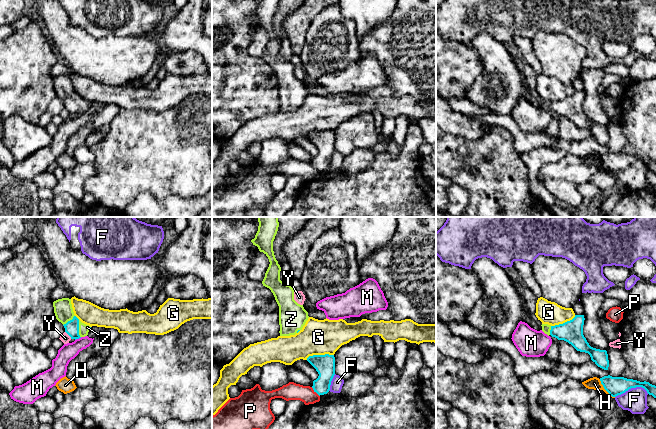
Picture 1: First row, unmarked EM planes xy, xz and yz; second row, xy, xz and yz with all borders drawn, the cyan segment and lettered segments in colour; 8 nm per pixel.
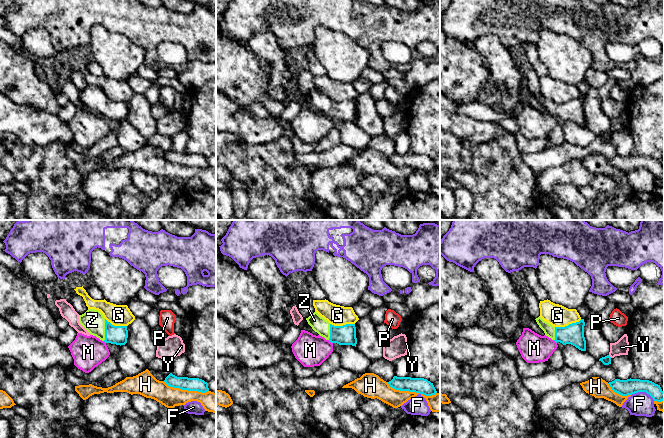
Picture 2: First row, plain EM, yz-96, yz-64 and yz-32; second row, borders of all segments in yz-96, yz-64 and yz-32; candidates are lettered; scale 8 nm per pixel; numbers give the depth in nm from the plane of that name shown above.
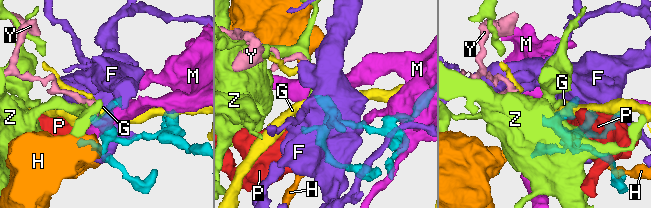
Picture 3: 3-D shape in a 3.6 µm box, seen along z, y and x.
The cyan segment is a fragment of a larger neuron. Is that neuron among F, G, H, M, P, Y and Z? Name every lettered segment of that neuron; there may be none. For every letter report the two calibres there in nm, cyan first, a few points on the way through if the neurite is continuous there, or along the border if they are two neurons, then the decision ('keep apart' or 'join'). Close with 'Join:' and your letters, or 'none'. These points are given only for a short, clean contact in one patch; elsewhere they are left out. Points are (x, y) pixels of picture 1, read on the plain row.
F: 150 nm thick on the cyan side, 190 nm on the other; keep apart
G: 160 nm thick on the cyan side, 280 nm on the other; border along xz (333, 130), (313, 130), (306, 135); keep apart
H: 150 nm thick on the cyan side, 100 nm on the other; keep apart
M: 110 nm thick on the cyan side, 140 nm on the other; keep apart
P: 160 nm thick on the cyan side, 140 nm on the other; keep apart
Y: 110 nm thick on the cyan side, 80 nm on the other; keep apart
Z: 110 nm thick on the cyan side, 80 nm on the other; runs through xy (71, 103), (78, 105), (83, 104); join
Join: Z

